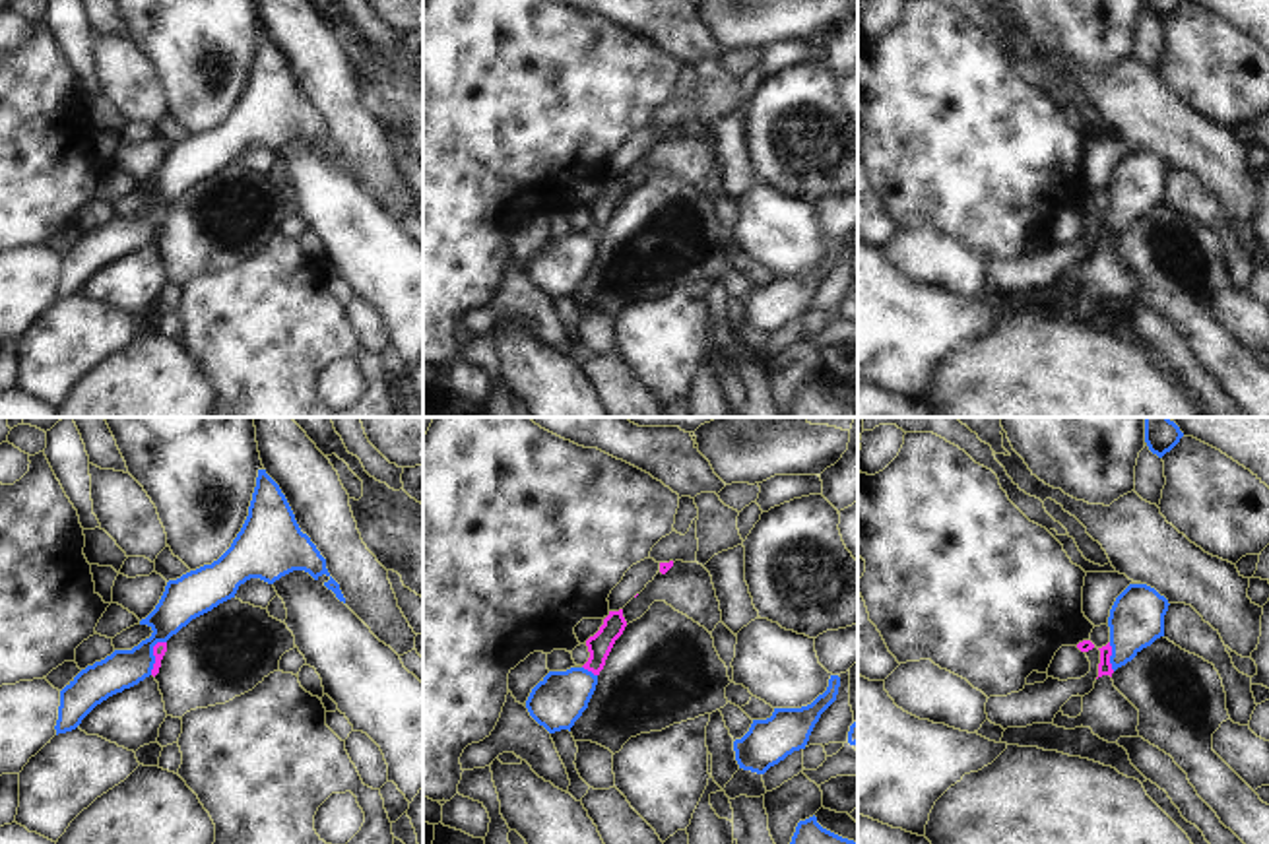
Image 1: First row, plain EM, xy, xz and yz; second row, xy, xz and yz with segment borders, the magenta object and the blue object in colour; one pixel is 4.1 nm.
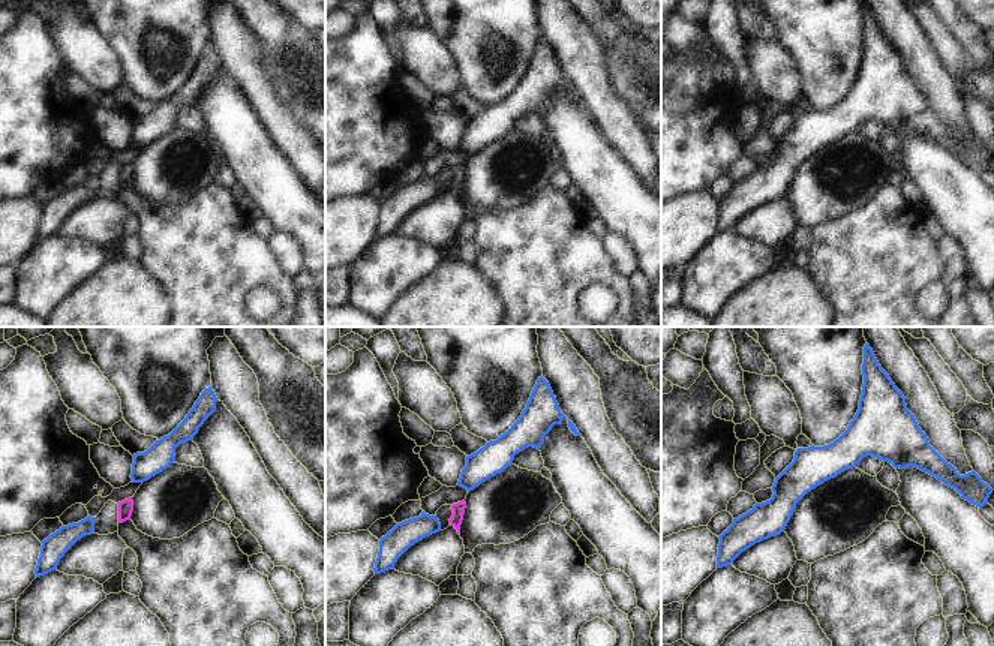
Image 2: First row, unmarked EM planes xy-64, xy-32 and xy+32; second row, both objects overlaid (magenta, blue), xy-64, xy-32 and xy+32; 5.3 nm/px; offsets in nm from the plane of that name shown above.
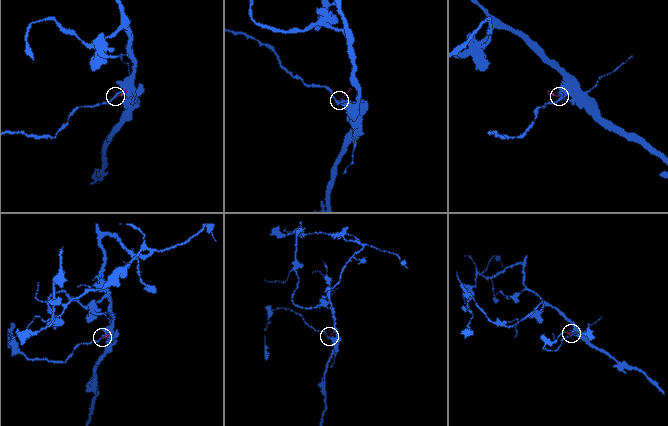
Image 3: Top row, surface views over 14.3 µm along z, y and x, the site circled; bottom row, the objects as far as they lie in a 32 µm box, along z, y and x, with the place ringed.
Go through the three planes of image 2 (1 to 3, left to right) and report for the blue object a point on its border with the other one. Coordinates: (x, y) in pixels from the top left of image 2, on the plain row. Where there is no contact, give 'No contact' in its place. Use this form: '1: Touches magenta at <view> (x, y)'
1: No contact
2: No contact
3: No contact.

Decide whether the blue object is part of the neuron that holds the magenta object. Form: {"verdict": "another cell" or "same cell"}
{"verdict": "another cell"}

